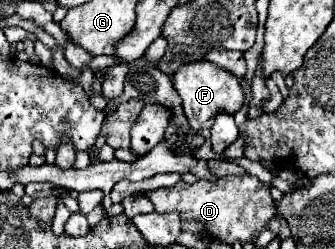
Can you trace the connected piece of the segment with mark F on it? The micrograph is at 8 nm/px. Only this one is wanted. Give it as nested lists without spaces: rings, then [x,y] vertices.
[[[198,60],[198,62],[190,62],[190,64],[180,66],[176,70],[176,74],[172,76],[172,82],[174,82],[176,92],[182,98],[186,118],[196,132],[202,130],[206,124],[210,124],[220,112],[234,114],[244,104],[244,90],[240,86],[238,78],[234,74],[206,62],[206,60]]]

